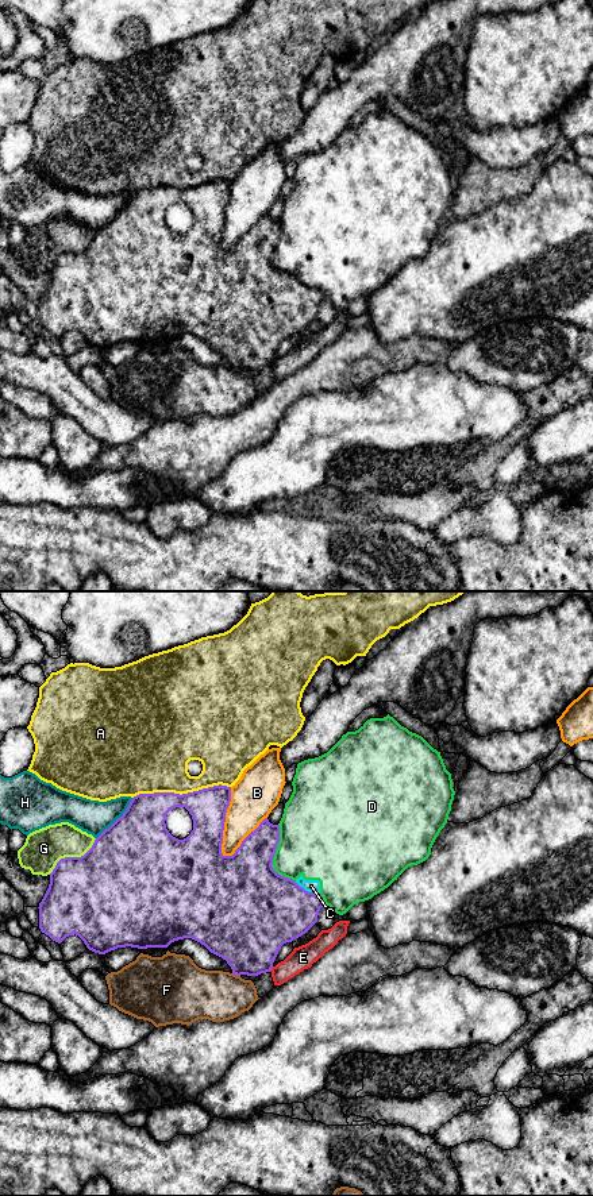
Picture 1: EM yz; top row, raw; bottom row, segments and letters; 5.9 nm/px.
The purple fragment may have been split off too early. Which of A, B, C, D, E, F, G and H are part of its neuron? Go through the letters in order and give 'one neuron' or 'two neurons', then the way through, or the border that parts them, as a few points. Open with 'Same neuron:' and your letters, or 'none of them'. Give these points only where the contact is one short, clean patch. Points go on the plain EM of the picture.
Same neuron: none of them
A: two neurons
B: two neurons
C: two neurons | along yz (295, 277), (305, 285), (319, 289)
D: two neurons
E: two neurons
F: two neurons
G: two neurons
H: two neurons

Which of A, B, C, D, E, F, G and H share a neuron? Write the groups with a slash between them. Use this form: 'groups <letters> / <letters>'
groups A / B / C D / E / F / G / H

